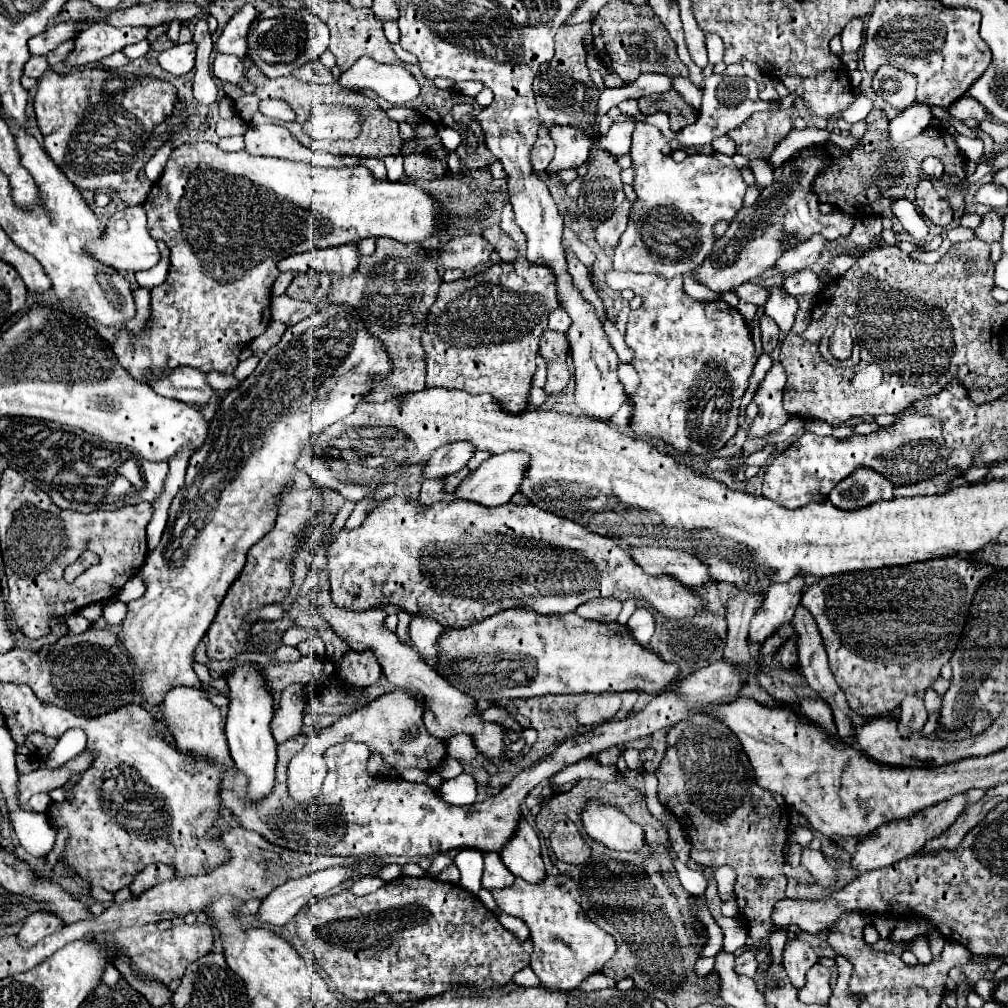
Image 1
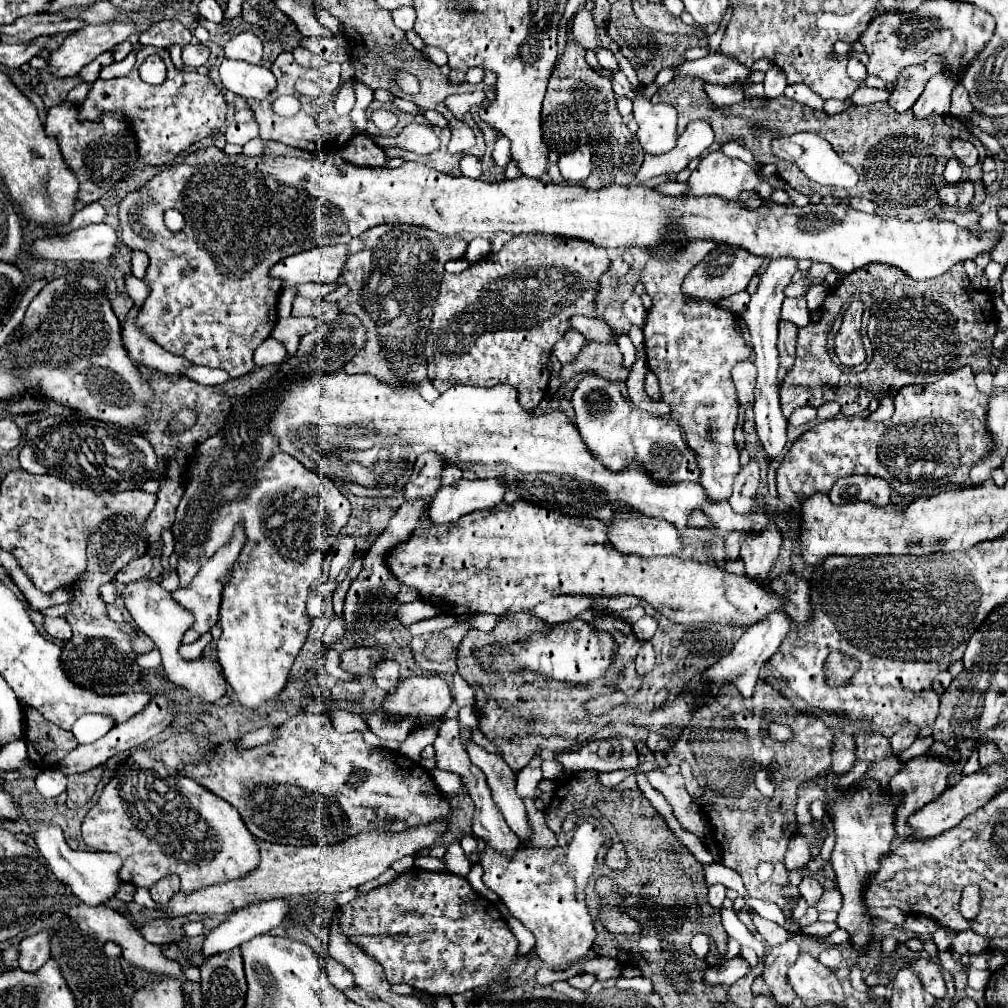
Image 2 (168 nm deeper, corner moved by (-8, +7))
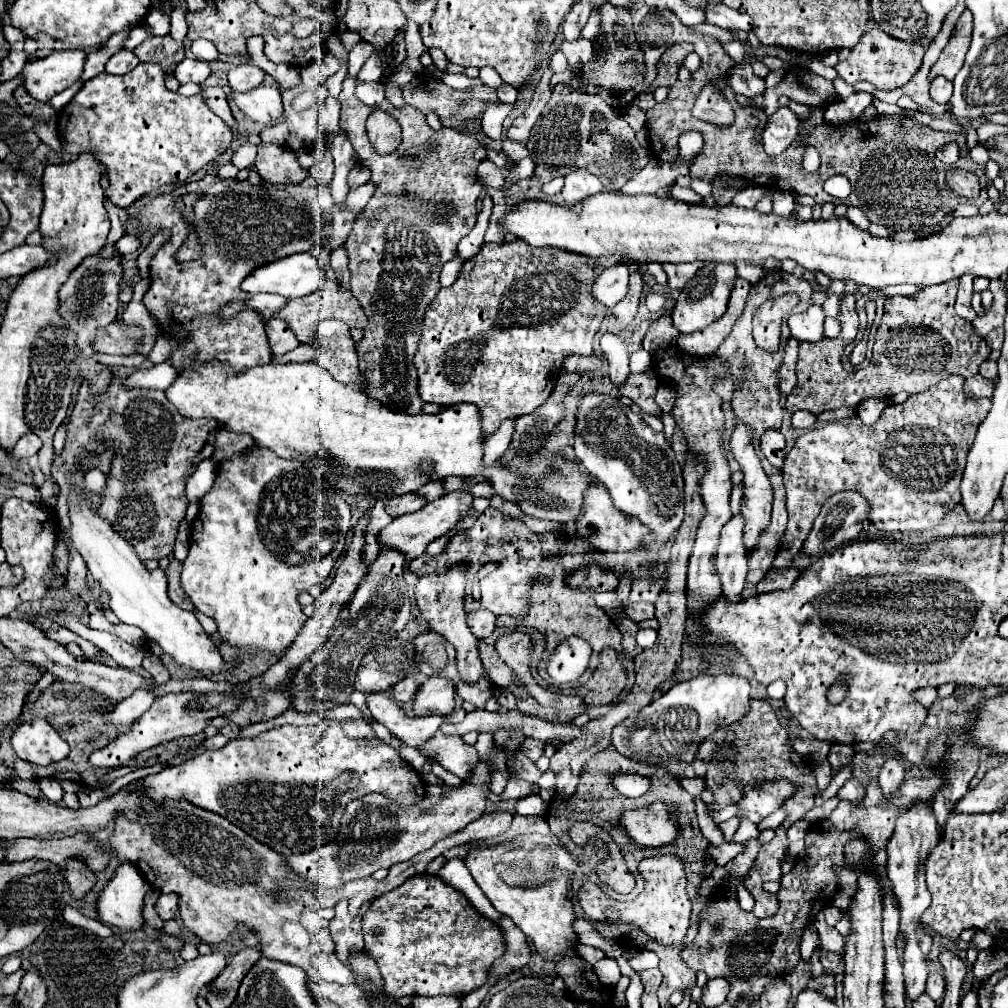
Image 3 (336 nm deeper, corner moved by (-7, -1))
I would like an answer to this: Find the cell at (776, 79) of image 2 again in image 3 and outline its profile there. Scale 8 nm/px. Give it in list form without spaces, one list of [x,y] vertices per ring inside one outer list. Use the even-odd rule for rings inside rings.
[[[788,108],[776,110],[768,118],[768,124],[762,132],[762,144],[764,144],[766,154],[768,156],[782,154],[788,148],[788,144],[796,138],[798,126],[800,126],[800,120],[792,110]]]

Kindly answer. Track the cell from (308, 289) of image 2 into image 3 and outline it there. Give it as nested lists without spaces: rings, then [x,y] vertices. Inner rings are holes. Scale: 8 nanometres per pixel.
[[[256,294],[256,296],[252,296],[252,300],[248,300],[246,308],[258,310],[258,314],[264,320],[270,320],[276,314],[276,310],[282,310],[284,302],[286,302],[286,298],[278,296],[278,294]]]

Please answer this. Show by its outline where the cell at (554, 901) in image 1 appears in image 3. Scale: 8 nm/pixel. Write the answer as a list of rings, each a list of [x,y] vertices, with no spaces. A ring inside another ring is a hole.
[[[528,834],[512,842],[488,848],[472,848],[464,858],[472,878],[492,902],[492,906],[514,920],[514,924],[534,942],[542,960],[554,960],[558,954],[576,946],[574,908],[572,908],[572,876],[580,860],[568,852],[554,836]]]

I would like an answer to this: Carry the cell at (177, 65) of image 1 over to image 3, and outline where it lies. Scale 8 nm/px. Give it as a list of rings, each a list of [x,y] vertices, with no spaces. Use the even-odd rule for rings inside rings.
[[[184,58],[182,62],[176,64],[174,76],[178,78],[180,84],[186,84],[186,82],[202,84],[210,76],[210,66],[208,62],[202,62],[196,58]]]

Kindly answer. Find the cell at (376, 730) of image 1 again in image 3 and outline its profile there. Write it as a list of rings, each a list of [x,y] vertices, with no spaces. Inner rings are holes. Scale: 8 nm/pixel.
[[[432,676],[428,678],[414,694],[412,700],[414,716],[432,716],[432,714],[452,714],[454,710],[454,684],[446,678]]]

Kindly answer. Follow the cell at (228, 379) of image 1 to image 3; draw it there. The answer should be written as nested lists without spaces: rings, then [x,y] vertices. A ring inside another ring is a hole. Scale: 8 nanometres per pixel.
[[[162,362],[162,364],[154,364],[150,370],[138,370],[132,376],[126,378],[126,386],[128,388],[154,388],[154,390],[168,390],[168,386],[172,386],[172,382],[178,378],[178,370],[172,368],[170,362]]]

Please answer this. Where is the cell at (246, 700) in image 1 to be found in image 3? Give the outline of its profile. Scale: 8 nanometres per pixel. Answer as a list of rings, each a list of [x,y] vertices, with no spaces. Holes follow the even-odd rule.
[[[266,448],[234,456],[218,468],[212,490],[200,500],[198,520],[202,526],[192,528],[190,552],[182,568],[182,588],[194,608],[216,620],[218,636],[224,644],[246,654],[268,652],[280,658],[296,640],[306,622],[298,594],[308,592],[330,576],[350,528],[350,506],[338,492],[328,488],[324,478],[316,478],[302,462],[278,458]]]

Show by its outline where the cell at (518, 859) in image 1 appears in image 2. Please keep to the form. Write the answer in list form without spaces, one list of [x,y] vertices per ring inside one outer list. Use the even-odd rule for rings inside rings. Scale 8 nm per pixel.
[[[467,742],[465,752],[469,754],[469,760],[485,774],[487,784],[493,792],[493,800],[509,822],[509,828],[519,838],[525,838],[529,834],[529,822],[523,800],[515,794],[515,772],[503,762],[501,756],[487,752],[475,742]]]

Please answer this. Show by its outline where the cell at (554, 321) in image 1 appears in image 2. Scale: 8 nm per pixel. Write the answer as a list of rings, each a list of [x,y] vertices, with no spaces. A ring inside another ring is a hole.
[[[577,316],[573,318],[573,328],[577,332],[581,332],[589,342],[601,342],[601,344],[611,344],[617,340],[617,332],[605,322],[605,320],[597,320],[597,318],[585,318],[585,316]]]

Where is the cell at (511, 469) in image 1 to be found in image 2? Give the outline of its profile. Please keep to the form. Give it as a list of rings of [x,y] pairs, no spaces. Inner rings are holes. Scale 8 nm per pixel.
[[[501,478],[493,480],[457,480],[451,486],[441,486],[427,506],[427,518],[433,524],[449,524],[473,512],[493,508],[501,502],[509,488]]]

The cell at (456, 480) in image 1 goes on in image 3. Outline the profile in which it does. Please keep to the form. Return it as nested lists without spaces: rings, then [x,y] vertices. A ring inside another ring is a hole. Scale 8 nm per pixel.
[[[434,480],[434,482],[428,482],[426,486],[422,486],[418,490],[426,500],[436,500],[444,494],[444,480]]]

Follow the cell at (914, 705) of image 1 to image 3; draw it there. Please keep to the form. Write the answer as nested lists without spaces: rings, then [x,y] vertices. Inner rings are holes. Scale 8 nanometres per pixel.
[[[898,756],[888,758],[888,760],[882,764],[880,776],[878,776],[878,784],[880,784],[882,792],[884,792],[886,796],[894,794],[894,792],[898,790],[898,786],[902,784],[904,774],[906,774],[906,766],[904,766],[902,758],[898,758]]]

